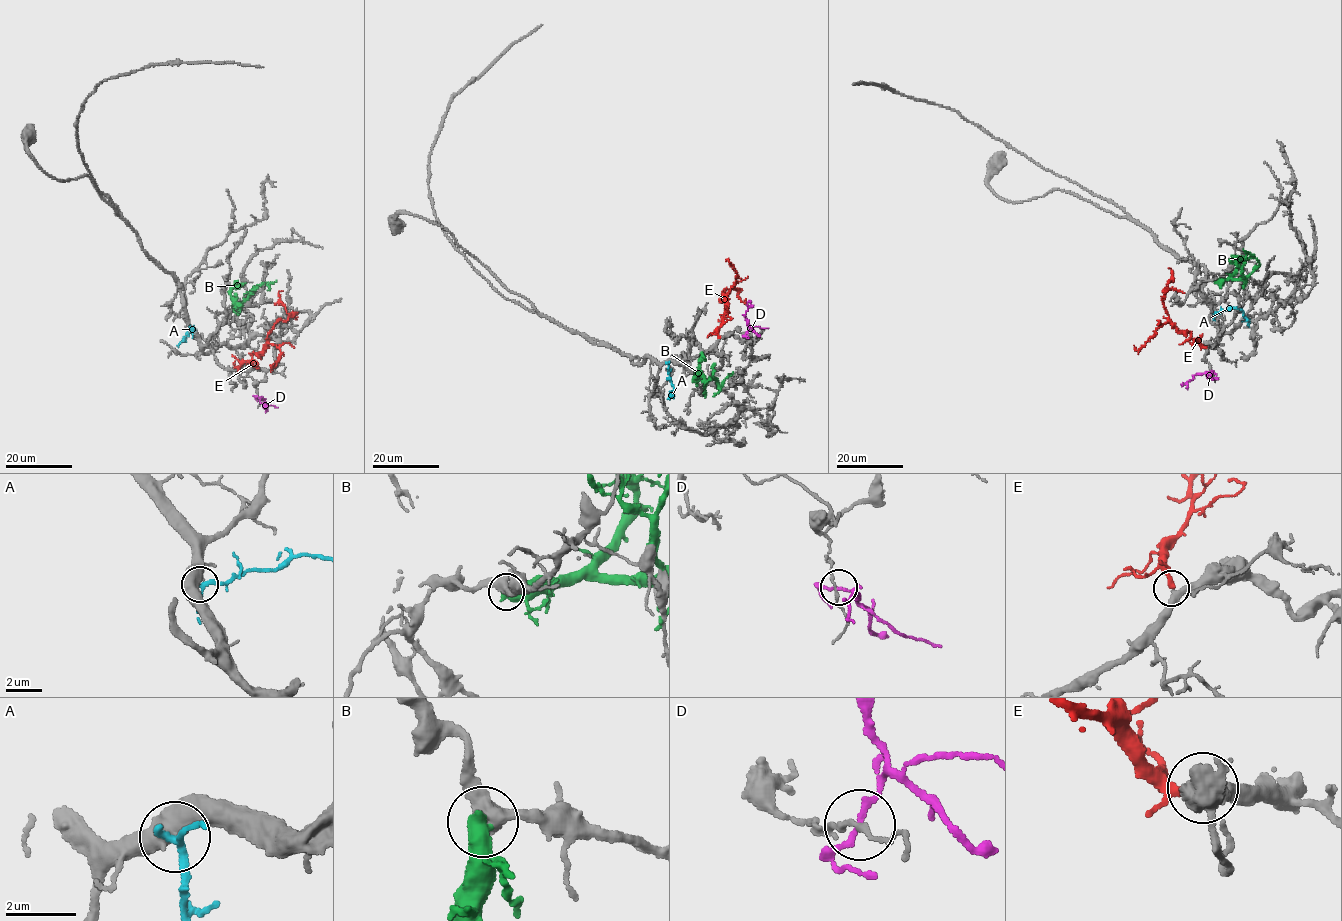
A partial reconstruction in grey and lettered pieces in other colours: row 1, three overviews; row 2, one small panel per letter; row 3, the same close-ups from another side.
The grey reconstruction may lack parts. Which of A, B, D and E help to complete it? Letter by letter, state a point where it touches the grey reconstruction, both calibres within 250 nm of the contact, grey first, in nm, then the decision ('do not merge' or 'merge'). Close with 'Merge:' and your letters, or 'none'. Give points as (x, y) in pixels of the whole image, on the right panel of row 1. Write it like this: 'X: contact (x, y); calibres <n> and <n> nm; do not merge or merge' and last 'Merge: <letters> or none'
A: contact (1214, 313); calibres 500 and 200 nm; do not merge
B: contact (1214, 281); calibres 480 and 600 nm; do not merge
D: contact (1211, 371); calibres 130 and 150 nm; do not merge
E: contact (1206, 346); calibres 320 and 180 nm; merge
Merge: E

